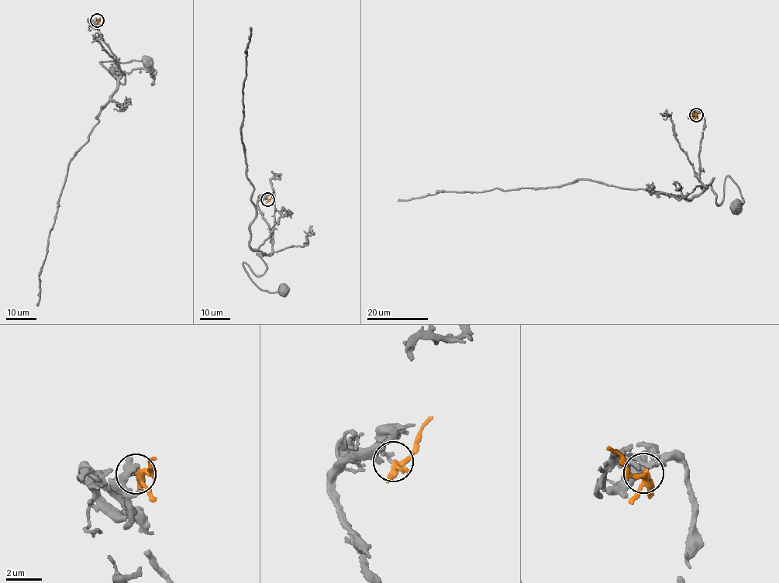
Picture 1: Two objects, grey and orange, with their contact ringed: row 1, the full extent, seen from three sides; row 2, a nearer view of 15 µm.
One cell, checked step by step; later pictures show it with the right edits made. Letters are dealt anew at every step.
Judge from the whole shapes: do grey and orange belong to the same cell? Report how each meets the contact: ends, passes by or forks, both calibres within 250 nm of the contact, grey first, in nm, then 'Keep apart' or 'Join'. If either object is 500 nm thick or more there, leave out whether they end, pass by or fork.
At the ring grey ends. At the ring orange forks. Thickness 200 nm (grey) against 280 nm. Keep apart

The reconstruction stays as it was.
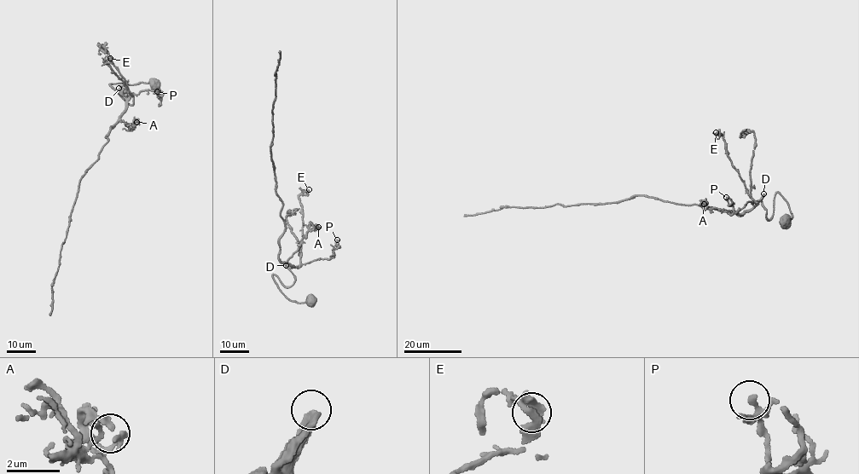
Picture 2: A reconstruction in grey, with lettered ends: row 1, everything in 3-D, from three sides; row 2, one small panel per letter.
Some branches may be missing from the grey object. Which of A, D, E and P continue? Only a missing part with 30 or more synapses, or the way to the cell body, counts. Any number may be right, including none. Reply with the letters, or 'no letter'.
no letter

